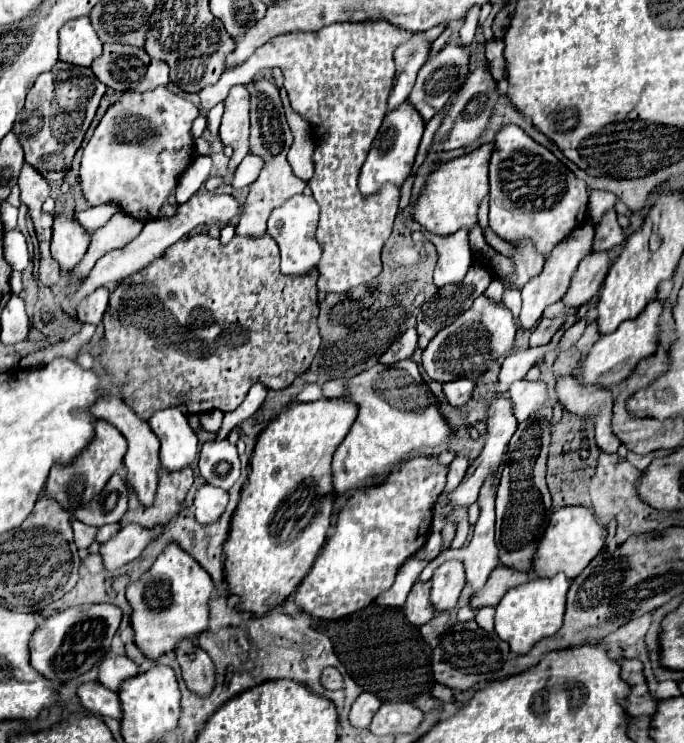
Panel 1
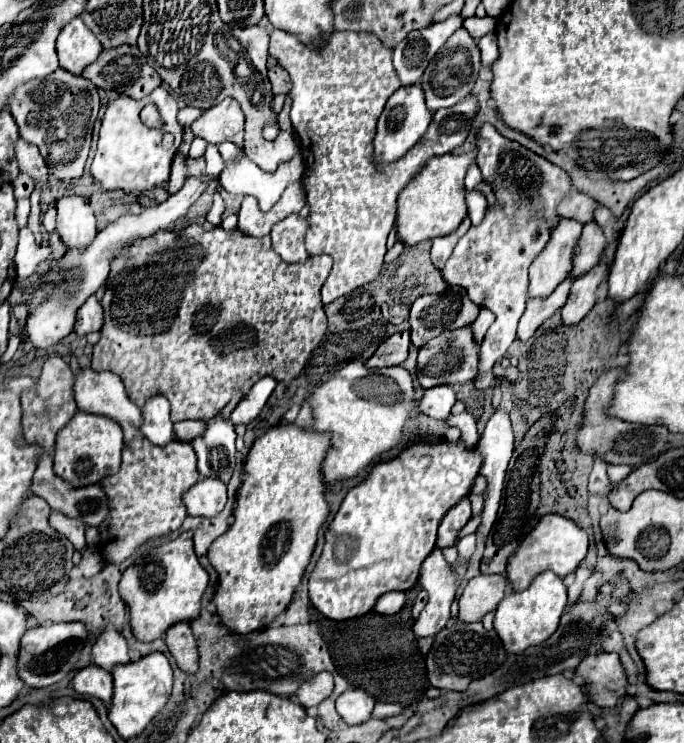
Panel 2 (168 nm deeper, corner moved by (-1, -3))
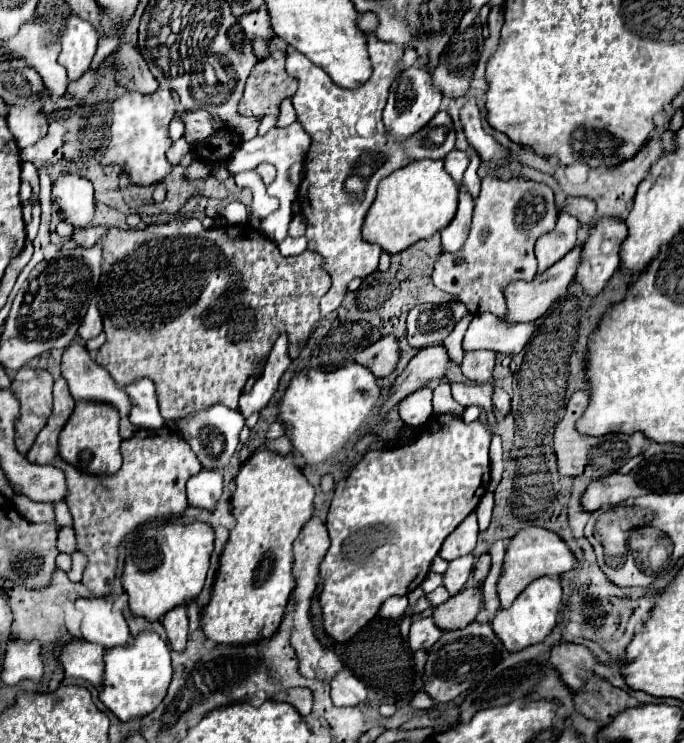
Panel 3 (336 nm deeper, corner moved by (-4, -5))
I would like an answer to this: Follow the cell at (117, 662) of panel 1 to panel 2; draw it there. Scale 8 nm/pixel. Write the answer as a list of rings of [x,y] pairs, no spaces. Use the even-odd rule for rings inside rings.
[[[107,626],[93,644],[93,662],[105,672],[111,672],[113,666],[131,662],[127,642],[113,626]]]

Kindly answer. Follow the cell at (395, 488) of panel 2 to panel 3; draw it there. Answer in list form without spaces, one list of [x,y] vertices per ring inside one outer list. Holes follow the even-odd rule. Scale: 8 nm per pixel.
[[[432,414],[420,434],[404,446],[368,452],[350,474],[336,484],[328,510],[330,548],[320,564],[322,626],[336,642],[348,642],[360,632],[390,596],[410,594],[426,578],[444,538],[472,512],[490,484],[488,448],[492,432],[480,422],[464,422],[454,414]]]

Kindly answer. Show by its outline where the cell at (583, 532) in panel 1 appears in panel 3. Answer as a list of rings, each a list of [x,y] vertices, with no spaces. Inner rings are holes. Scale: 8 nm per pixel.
[[[530,526],[530,528],[520,530],[510,540],[510,546],[506,548],[502,572],[498,576],[496,592],[500,598],[500,608],[508,608],[532,580],[536,580],[540,576],[560,576],[560,574],[572,570],[574,566],[576,566],[574,554],[568,550],[564,540],[560,540],[554,532],[540,528],[540,526]]]

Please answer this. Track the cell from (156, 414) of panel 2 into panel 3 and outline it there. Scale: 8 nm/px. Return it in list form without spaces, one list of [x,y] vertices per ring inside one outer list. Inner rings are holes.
[[[140,378],[128,386],[122,386],[122,390],[128,394],[128,398],[132,402],[128,418],[134,426],[146,428],[146,430],[158,430],[158,428],[166,426],[166,422],[158,410],[158,400],[156,400],[156,390],[154,390],[152,380]]]

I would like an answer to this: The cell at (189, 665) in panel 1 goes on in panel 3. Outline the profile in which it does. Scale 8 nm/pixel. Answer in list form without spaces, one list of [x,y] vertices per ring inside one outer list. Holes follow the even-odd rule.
[[[186,606],[172,608],[168,616],[164,616],[162,626],[166,628],[168,640],[176,652],[182,652],[186,646],[186,636],[188,636],[188,616],[186,616]]]

